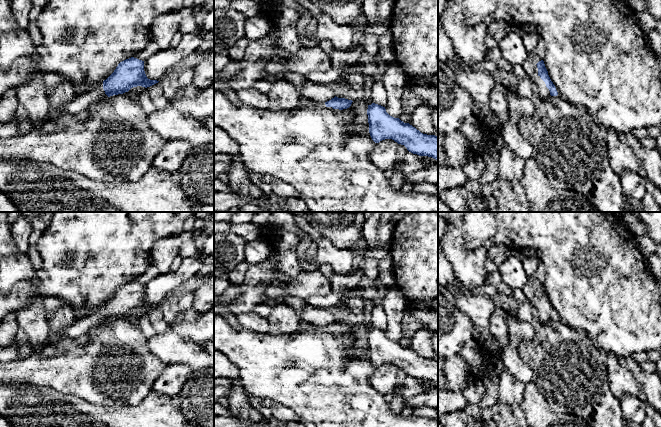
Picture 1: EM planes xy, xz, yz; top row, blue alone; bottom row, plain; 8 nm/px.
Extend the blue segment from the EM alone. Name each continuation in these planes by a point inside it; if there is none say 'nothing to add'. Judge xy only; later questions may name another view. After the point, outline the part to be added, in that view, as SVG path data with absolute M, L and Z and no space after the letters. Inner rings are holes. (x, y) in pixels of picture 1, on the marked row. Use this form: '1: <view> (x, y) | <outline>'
1: xy (89, 96) | M99 84L94 85L94 86L96 86L97 88L92 89L90 87L90 88L85 89L81 94L76 96L73 100L66 102L59 109L57 110L50 109L50 113L49 113L50 119L54 120L65 114L77 114L87 109L91 105L108 97L105 94L104 89L101 88Z

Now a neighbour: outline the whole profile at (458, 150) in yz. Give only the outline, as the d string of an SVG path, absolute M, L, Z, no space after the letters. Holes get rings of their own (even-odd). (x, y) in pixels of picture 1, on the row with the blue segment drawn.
M460 130L450 134L440 134L440 136L446 156L446 165L462 168L475 154L470 141L463 136Z

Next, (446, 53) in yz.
M438 16L438 60L441 63L456 65L460 67L469 67L463 63L456 54L452 41L444 30L444 27Z

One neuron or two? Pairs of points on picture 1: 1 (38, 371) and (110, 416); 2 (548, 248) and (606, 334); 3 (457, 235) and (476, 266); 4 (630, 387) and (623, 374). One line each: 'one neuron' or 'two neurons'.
1: two neurons
2: one neuron
3: one neuron
4: one neuron

